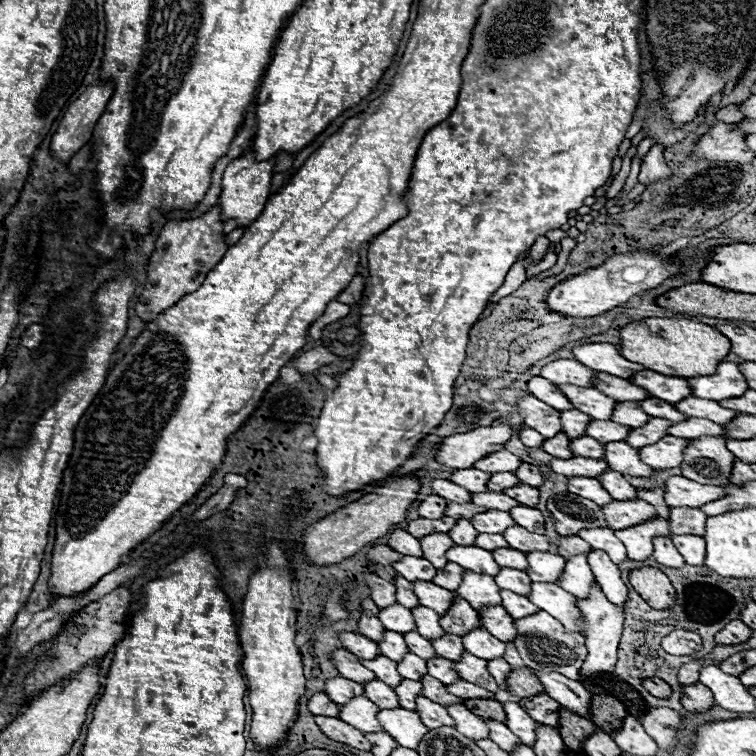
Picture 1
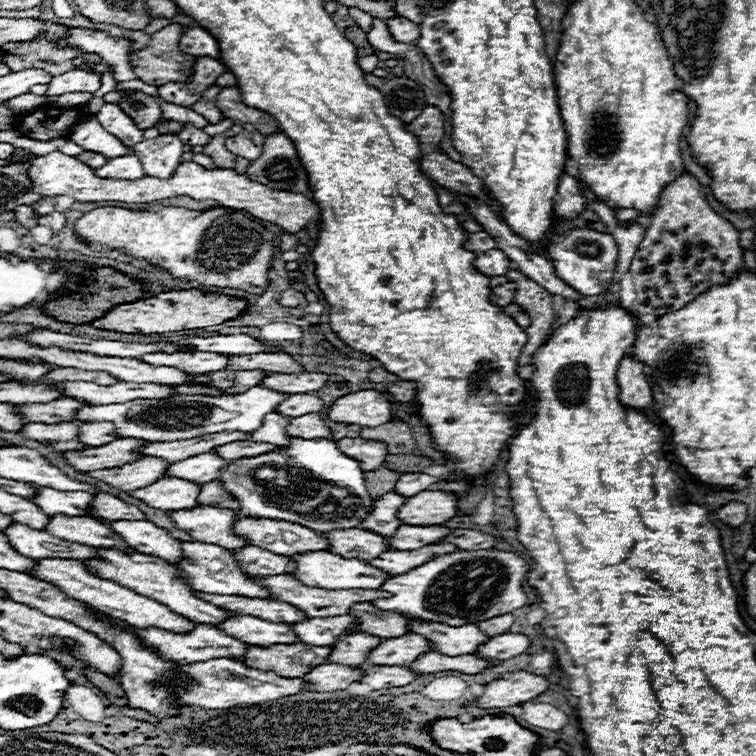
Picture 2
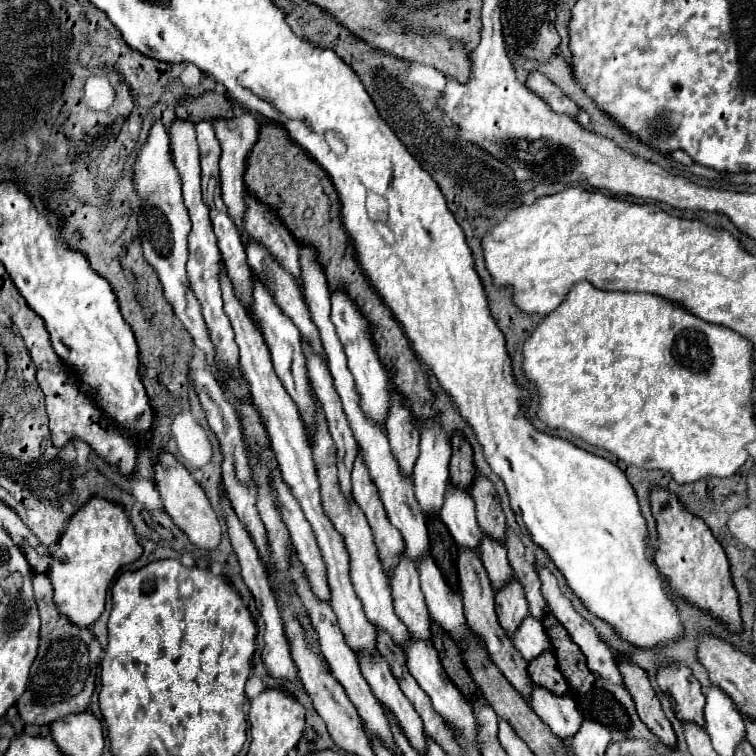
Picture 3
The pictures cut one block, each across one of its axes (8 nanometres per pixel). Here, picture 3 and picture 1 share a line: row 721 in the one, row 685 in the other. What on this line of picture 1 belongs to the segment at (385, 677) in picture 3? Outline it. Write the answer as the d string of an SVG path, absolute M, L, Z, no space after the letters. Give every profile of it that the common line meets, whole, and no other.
M402 680L402 684L396 686L394 690L396 690L396 696L398 696L400 706L414 710L414 700L422 694L422 684L420 684L418 680L416 680L416 682L412 682L412 680Z

